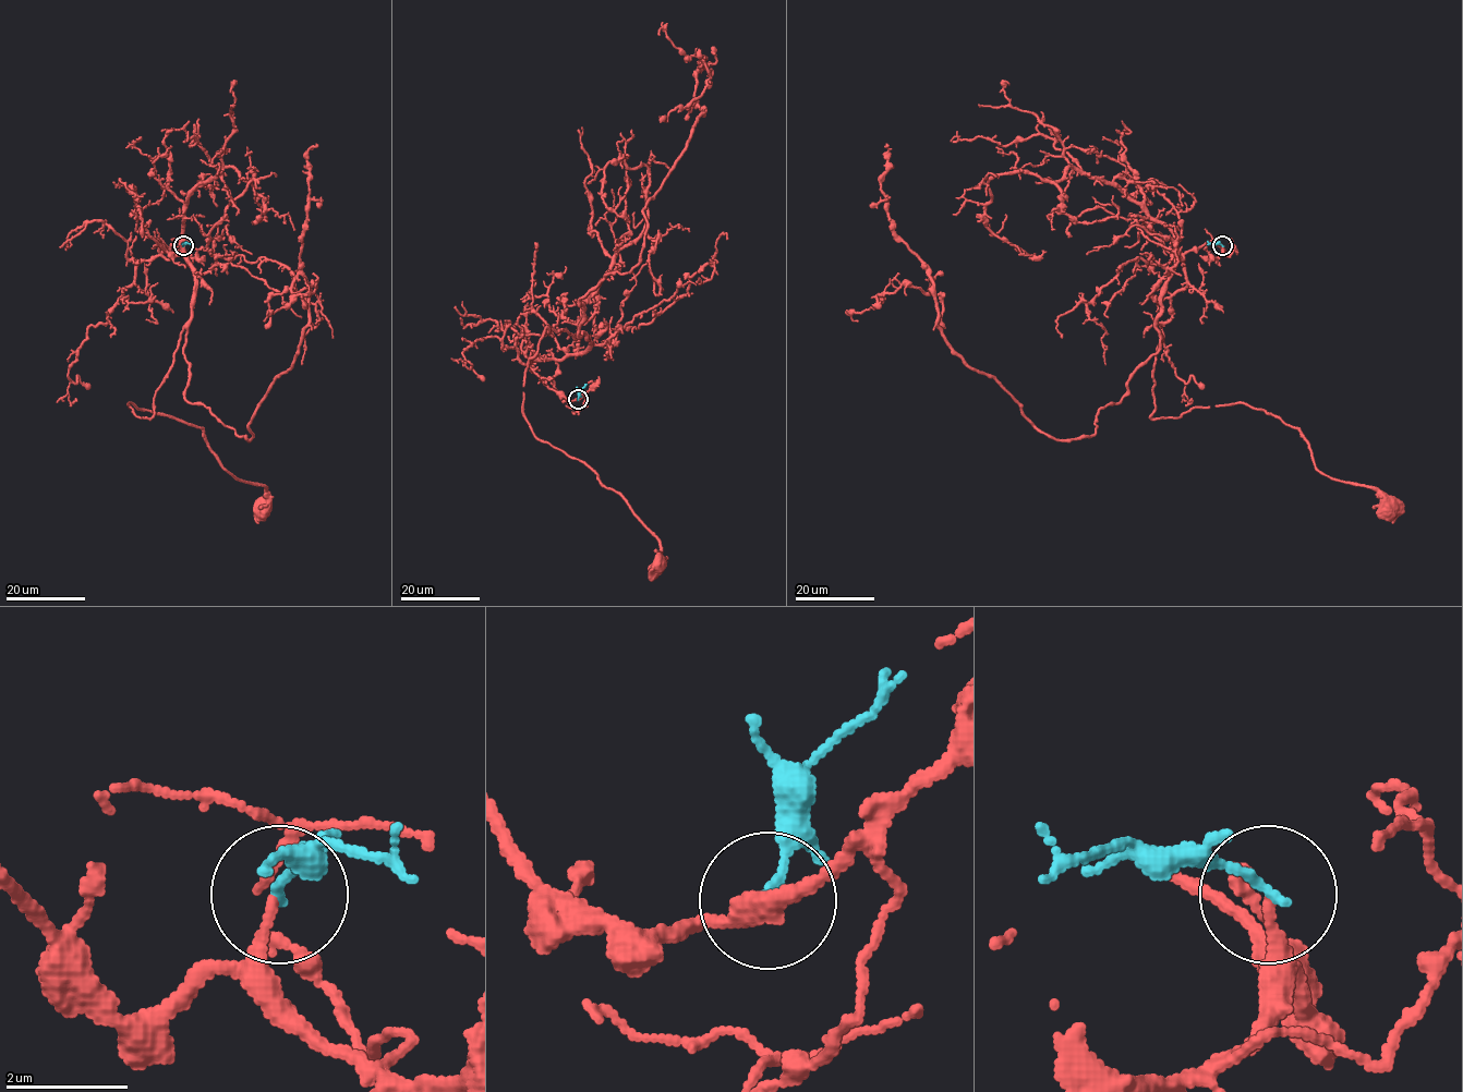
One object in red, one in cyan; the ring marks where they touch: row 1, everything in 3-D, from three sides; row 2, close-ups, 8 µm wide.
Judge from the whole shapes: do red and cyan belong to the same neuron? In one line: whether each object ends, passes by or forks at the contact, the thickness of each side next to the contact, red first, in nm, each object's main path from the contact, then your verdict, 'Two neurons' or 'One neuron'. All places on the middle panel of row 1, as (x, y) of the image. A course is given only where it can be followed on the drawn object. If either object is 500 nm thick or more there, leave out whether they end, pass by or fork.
At the ring red ends. At the ring cyan ends. Thickness 150 nm (red) against 150 nm. Course of red: (577, 399), (555, 390), (555, 361), (589, 339), (546, 327), (524, 420), (623, 497), (659, 567). Course of cyan: (577, 399), (585, 384). Two neurons

